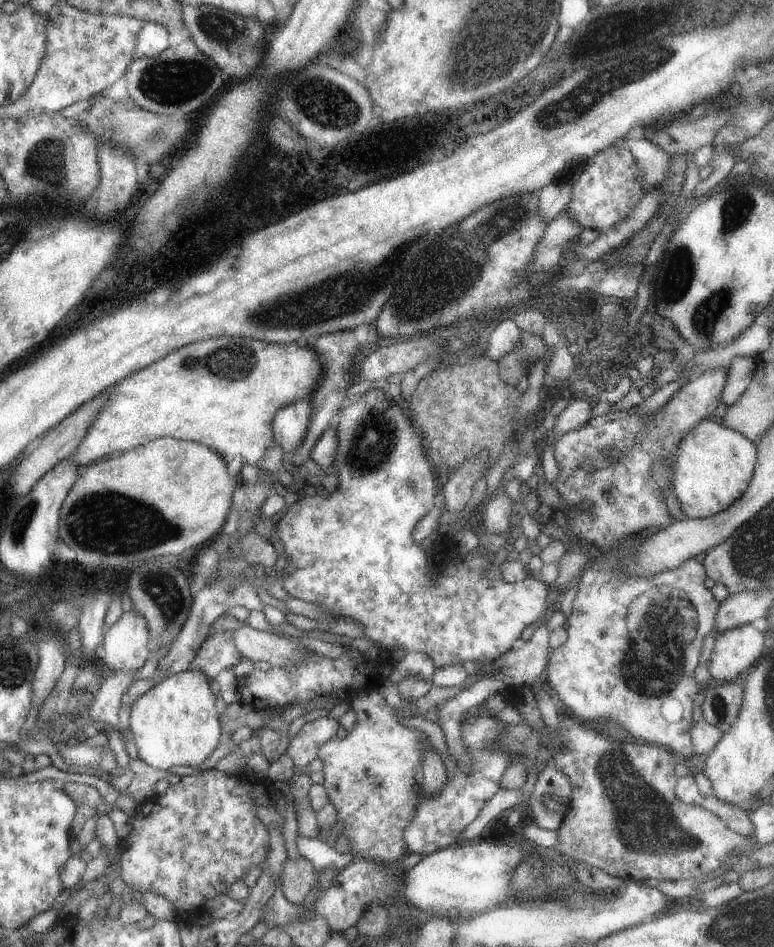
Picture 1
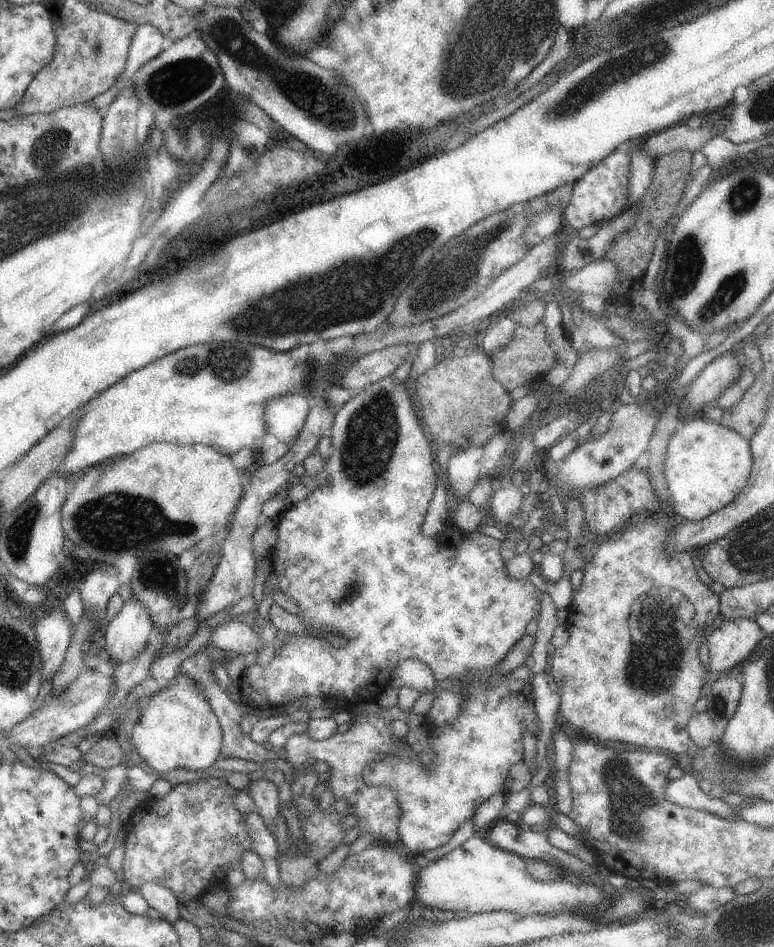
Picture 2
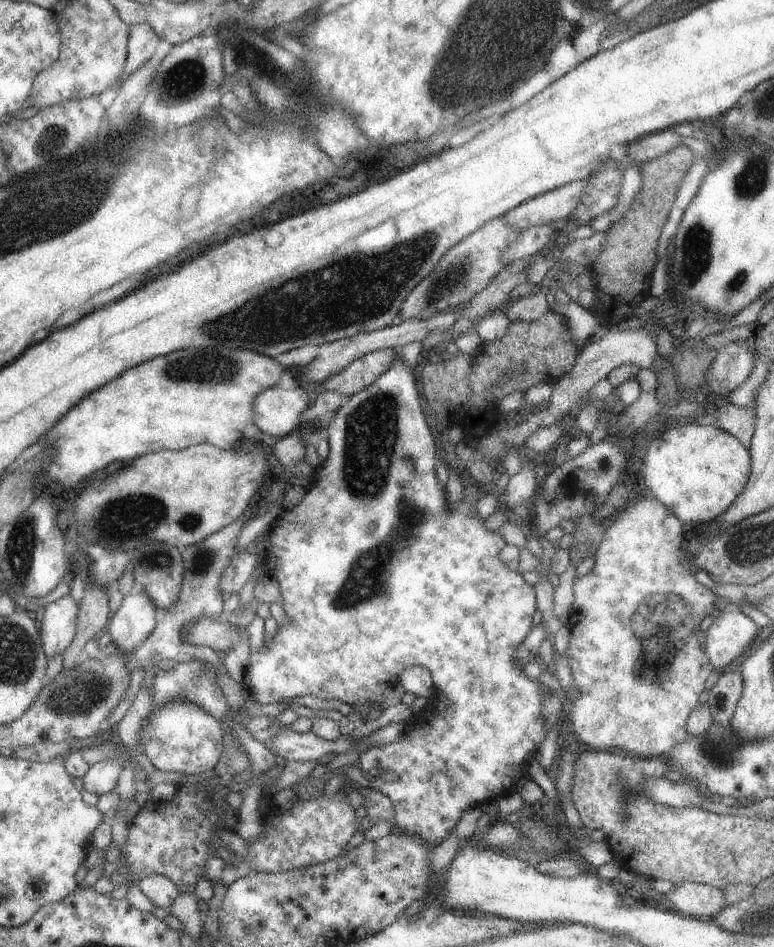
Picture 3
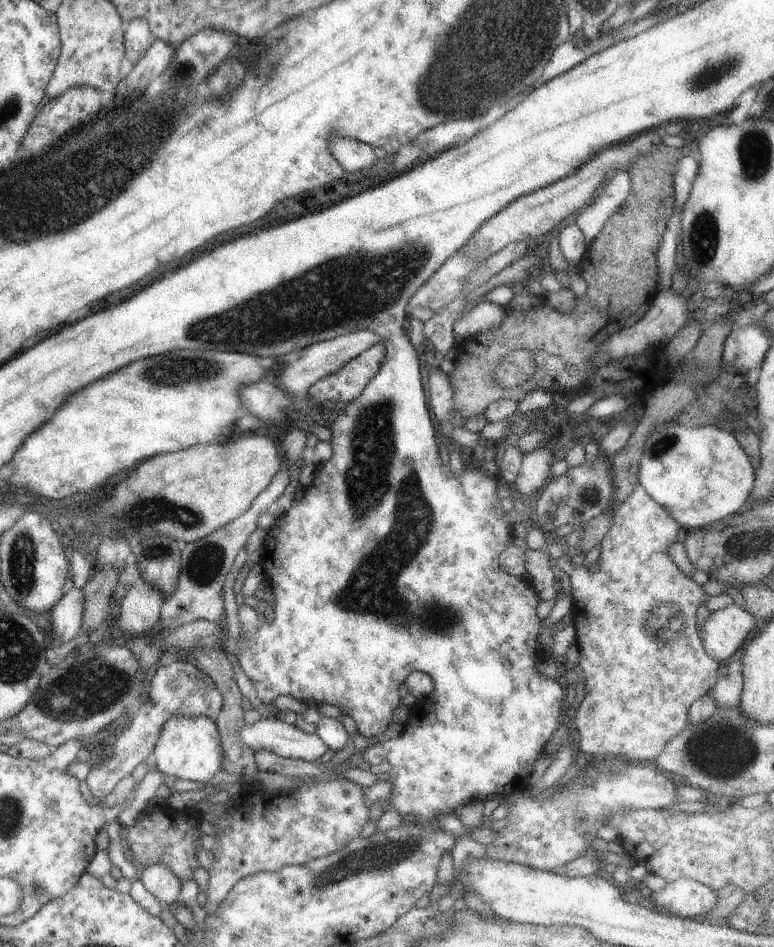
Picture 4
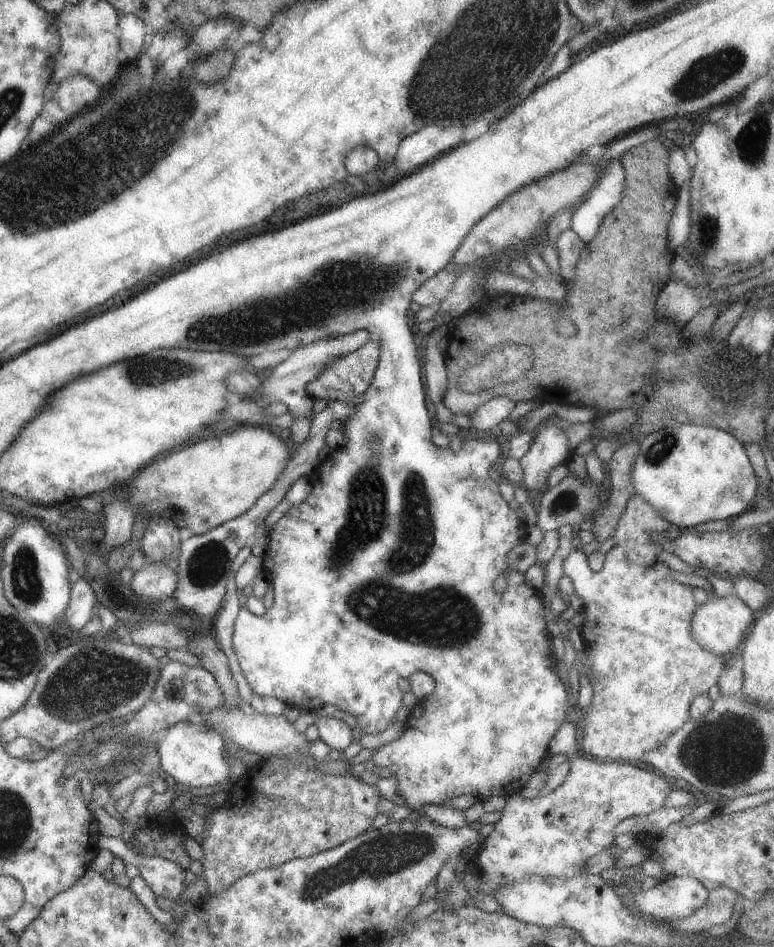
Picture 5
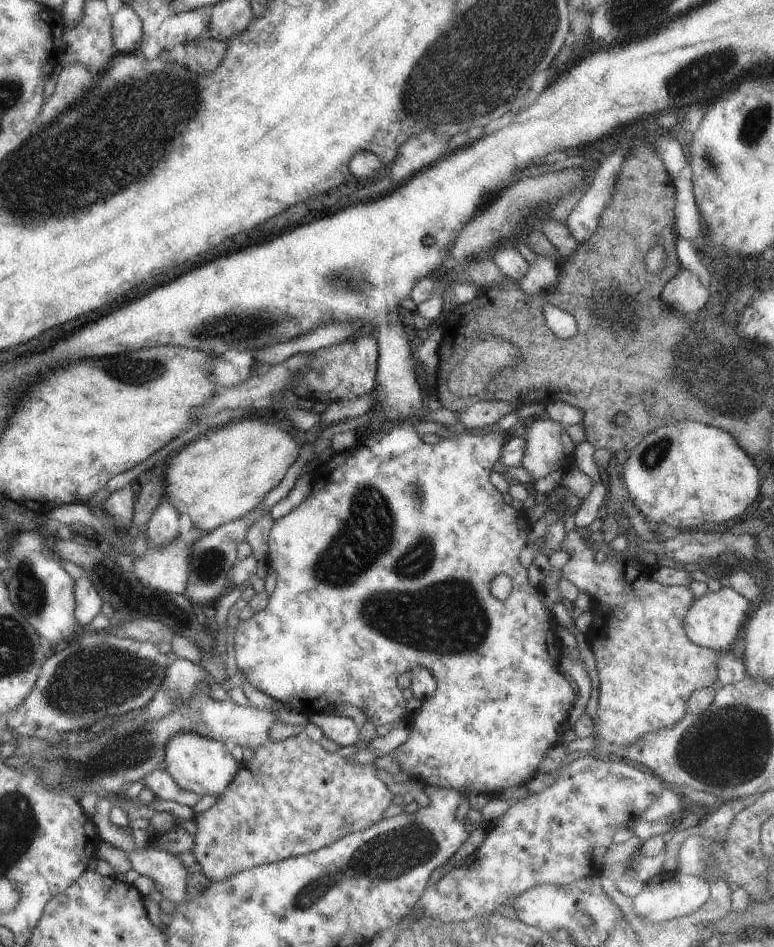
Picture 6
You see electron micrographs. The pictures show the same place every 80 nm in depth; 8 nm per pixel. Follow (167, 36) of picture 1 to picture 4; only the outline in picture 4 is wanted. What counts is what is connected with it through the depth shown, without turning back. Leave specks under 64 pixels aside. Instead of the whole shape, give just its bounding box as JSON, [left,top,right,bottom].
[118,19,154,82]

